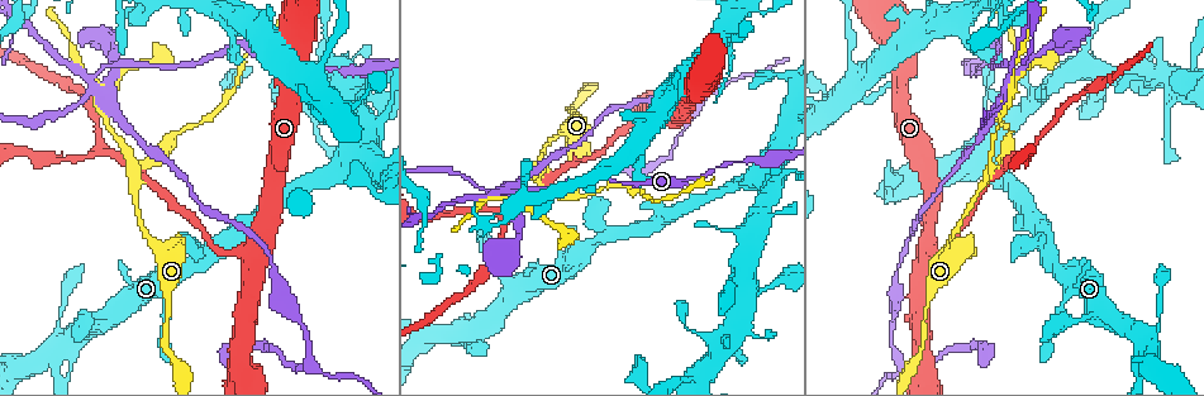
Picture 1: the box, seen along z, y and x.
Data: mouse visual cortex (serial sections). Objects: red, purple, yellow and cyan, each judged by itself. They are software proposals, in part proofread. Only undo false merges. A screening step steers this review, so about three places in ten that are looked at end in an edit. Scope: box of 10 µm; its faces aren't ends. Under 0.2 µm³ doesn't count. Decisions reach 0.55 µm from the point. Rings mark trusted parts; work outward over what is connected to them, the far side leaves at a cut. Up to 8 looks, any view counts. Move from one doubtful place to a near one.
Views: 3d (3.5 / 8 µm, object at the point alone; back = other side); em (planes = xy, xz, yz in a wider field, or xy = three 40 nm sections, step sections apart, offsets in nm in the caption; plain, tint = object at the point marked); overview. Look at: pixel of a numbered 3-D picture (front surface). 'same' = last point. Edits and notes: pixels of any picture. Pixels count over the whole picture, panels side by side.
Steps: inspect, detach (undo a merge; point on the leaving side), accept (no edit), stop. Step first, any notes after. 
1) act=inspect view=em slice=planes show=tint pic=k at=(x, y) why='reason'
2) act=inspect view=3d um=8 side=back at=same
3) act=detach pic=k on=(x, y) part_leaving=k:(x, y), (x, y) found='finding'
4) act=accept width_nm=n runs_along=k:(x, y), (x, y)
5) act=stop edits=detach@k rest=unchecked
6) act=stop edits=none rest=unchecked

act=inspect view=3d um=3.5 pic=1 at=(954, 233) why='thick turns thin'

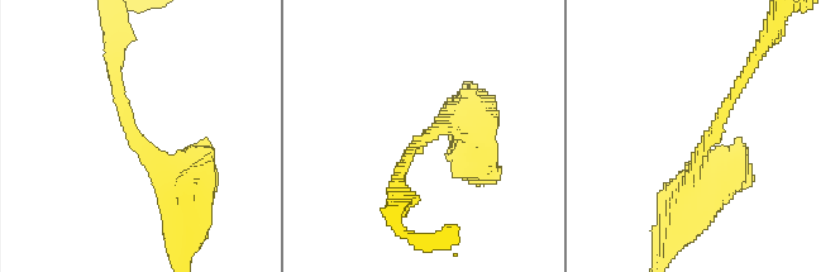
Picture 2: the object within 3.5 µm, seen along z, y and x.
act=accept runs_along=2:(186, 208), (128, 130), (117, 76) found='continuous, no second cell'

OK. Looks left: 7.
act=inspect view=3d um=8 pic=1 at=(991, 167) why='three-way junction'

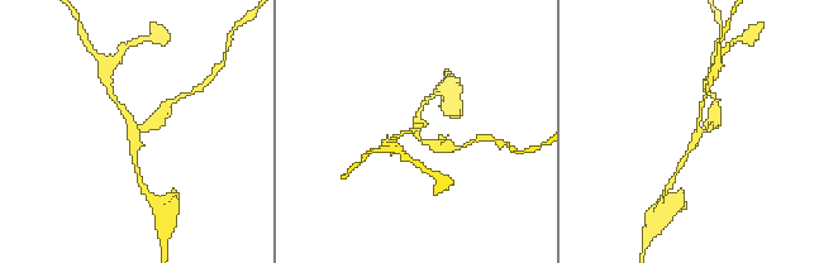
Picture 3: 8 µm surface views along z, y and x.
act=inspect view=3d um=3.5 at=same why='closer look'

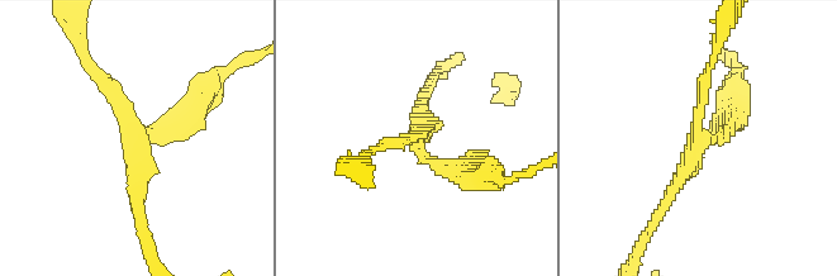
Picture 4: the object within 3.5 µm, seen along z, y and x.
act=inspect view=em slice=xy step=2 show=tint pic=4 at=(419, 142)

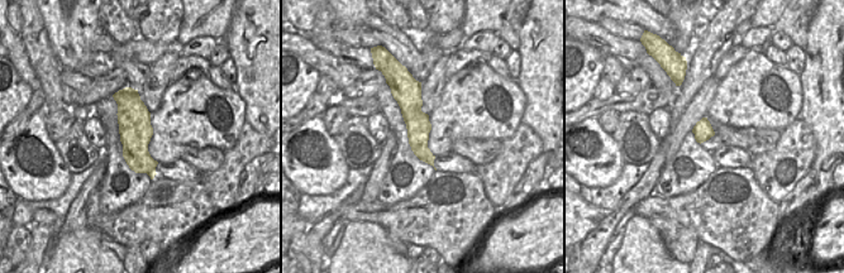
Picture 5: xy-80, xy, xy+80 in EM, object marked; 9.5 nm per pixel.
act=accept arms=3 runs_along=4:(655, 217), (700, 143), (707, 72) found='continuous, no second cell'

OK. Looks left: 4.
act=inspect view=3d um=3.5 side=back pic=1 at=(995, 59) why='thin neck'

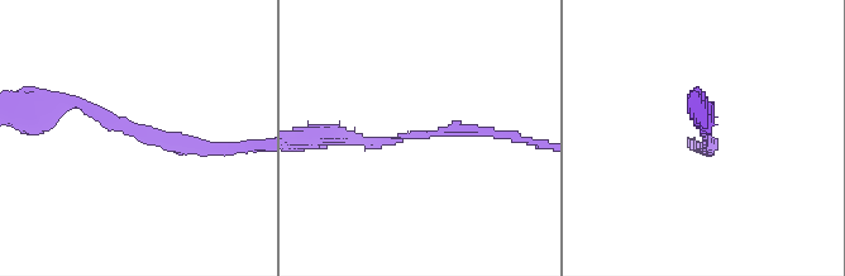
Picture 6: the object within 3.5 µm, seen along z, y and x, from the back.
act=inspect view=em slice=xy step=2 show=tint pic=6 at=(436, 132) arm_widths_nm=150,150

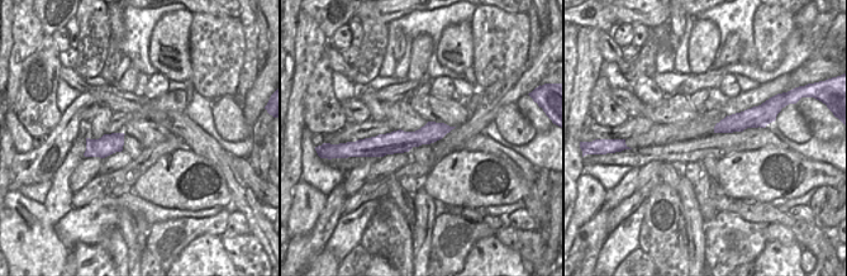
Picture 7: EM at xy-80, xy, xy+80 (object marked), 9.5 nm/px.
act=inspect view=em slice=planes show=tint at=same

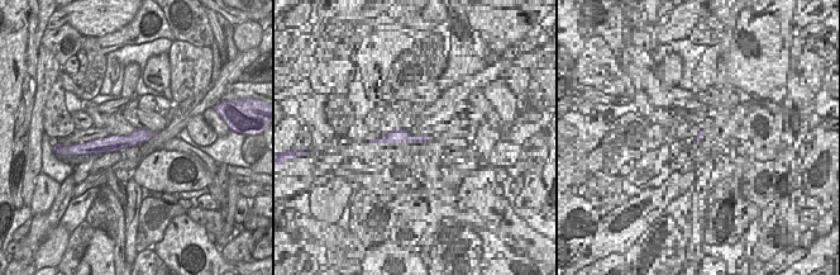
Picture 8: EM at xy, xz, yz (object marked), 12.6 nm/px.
act=accept found='continuous, no second cell'

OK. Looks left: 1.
act=stop edits=none rest=unchecked

